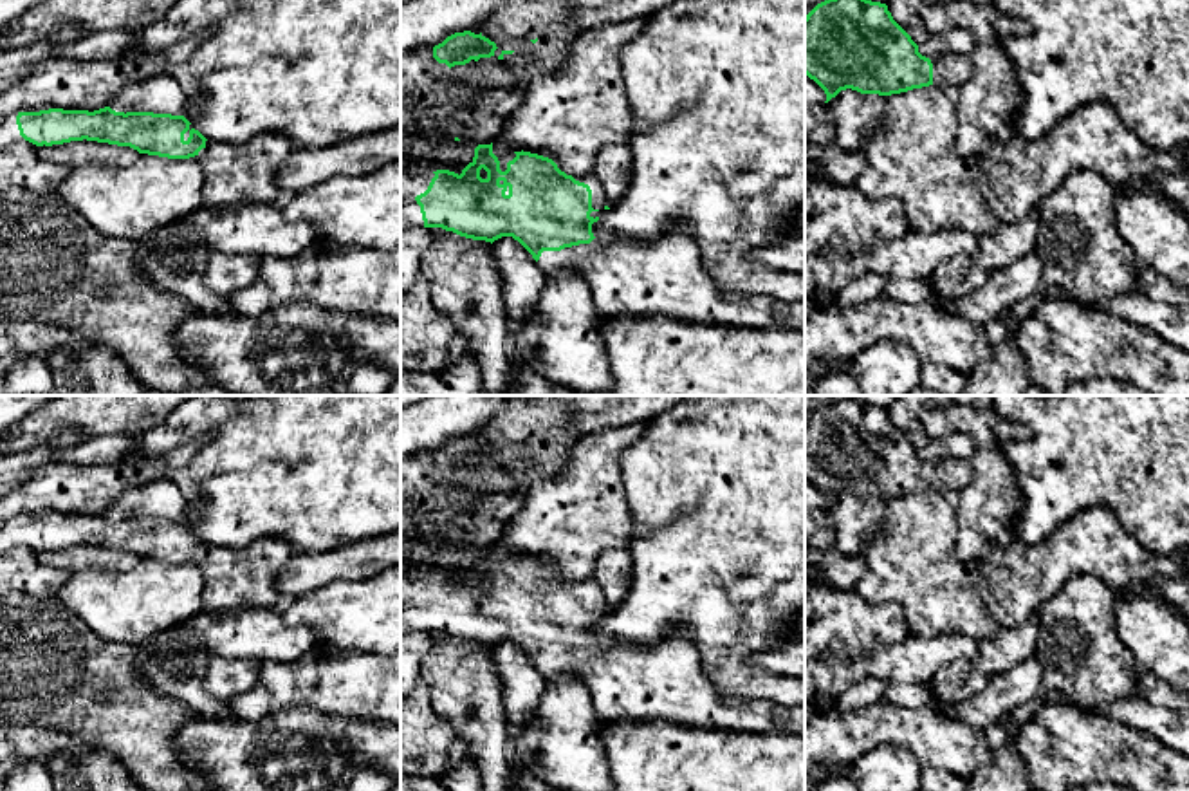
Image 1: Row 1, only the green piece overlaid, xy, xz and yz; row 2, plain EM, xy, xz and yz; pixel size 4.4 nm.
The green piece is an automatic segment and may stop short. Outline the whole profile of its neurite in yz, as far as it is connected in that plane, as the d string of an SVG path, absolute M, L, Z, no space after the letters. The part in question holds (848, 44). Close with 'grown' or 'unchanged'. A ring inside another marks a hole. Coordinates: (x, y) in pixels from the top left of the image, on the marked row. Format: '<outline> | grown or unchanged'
M825 0L805 16L805 74L825 90L825 103L846 88L891 96L933 85L931 60L918 52L918 45L893 20L888 5L871 0Z | unchanged

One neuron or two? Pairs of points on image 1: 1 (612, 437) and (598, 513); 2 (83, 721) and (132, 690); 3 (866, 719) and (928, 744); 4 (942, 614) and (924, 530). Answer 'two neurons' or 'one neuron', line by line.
1: one neuron
2: one neuron
3: one neuron
4: one neuron

